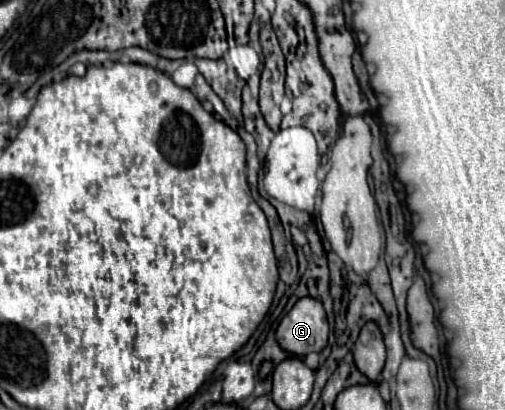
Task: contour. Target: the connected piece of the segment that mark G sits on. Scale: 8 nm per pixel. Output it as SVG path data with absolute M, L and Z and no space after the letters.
M311 296L297 300L291 312L281 320L275 338L283 350L295 356L321 352L329 338L329 324L323 304Z

